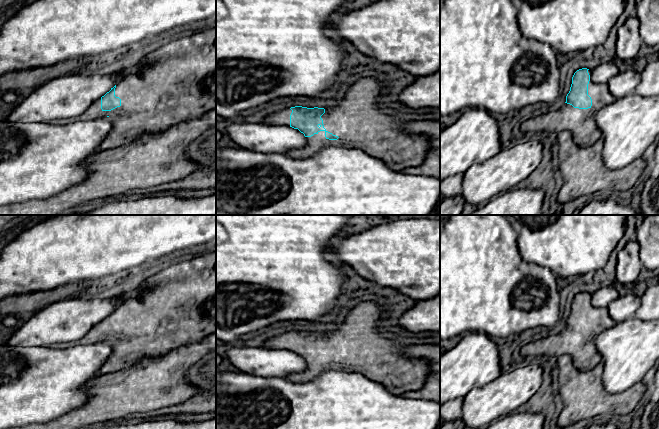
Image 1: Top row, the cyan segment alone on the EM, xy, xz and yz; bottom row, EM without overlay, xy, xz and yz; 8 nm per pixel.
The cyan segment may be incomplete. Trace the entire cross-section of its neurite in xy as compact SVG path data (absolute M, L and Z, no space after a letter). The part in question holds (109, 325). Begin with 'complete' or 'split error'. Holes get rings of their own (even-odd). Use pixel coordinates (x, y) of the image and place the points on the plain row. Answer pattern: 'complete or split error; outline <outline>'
split error; outline M216 245L209 252L185 256L170 267L152 275L135 290L120 294L117 308L95 324L76 344L109 341L112 353L96 377L131 367L144 357L157 357L175 348L195 343L216 332Z

